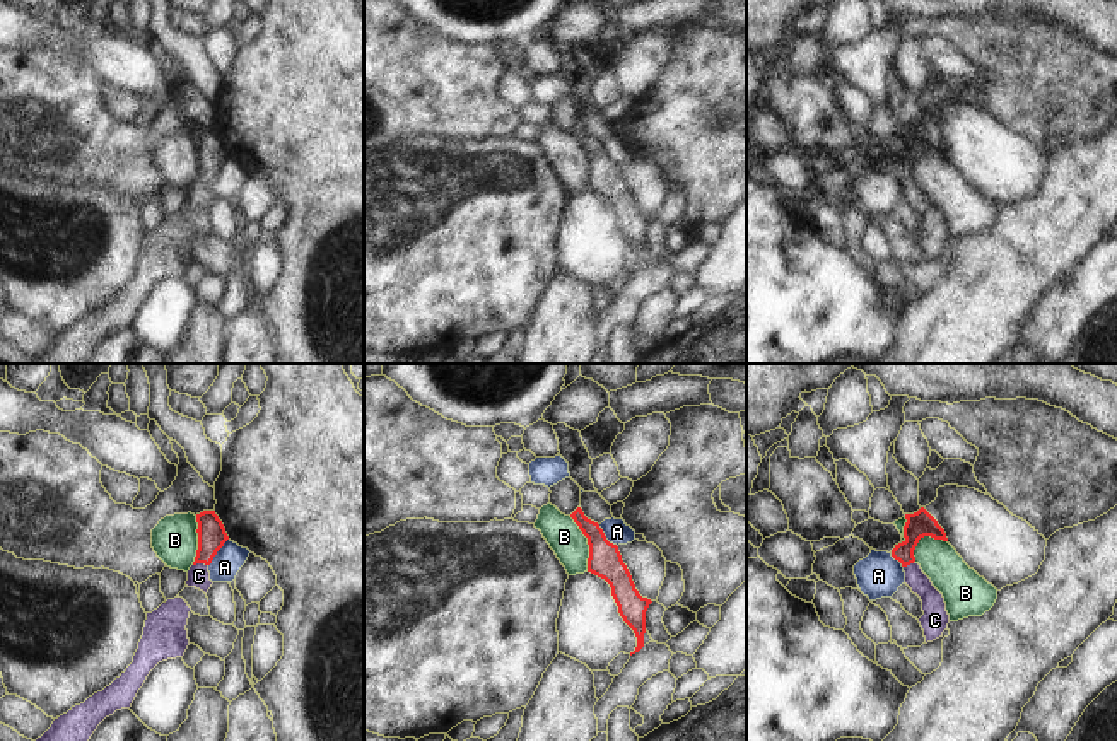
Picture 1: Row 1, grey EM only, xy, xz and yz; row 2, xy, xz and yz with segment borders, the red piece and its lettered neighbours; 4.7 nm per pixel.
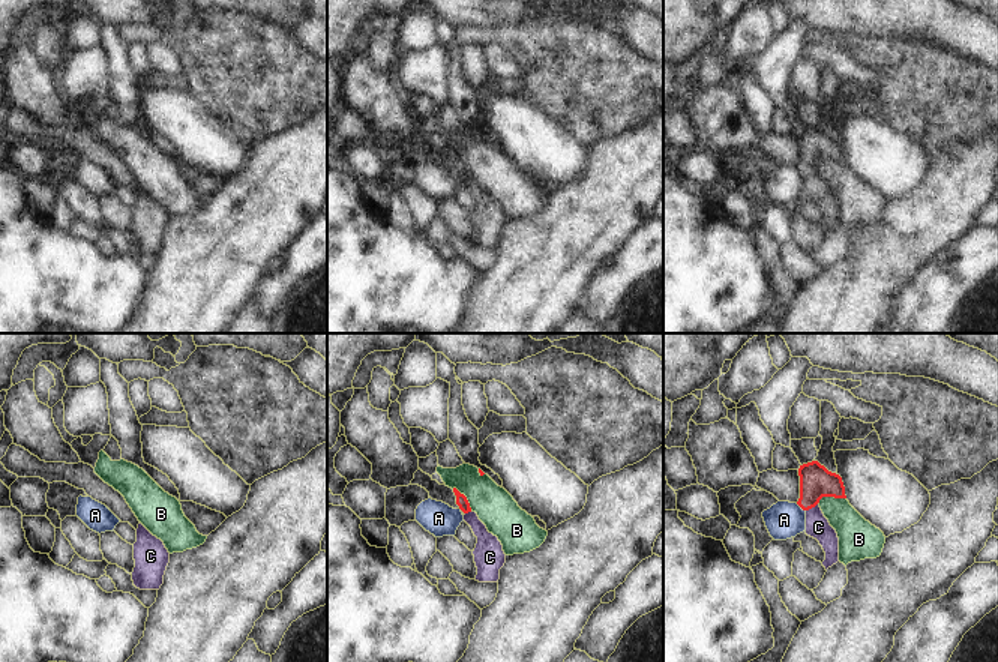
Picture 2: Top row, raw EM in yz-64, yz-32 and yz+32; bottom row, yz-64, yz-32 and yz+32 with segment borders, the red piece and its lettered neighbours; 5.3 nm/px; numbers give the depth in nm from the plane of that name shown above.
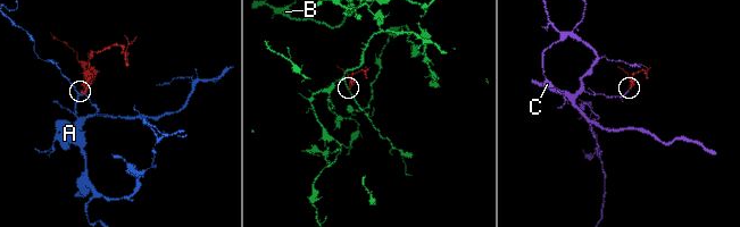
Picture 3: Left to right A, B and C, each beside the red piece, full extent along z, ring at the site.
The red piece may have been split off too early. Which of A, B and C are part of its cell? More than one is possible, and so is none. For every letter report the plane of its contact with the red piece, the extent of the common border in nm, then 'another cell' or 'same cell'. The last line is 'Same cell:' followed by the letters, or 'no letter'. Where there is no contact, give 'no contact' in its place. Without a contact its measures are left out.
A: xy | 160 nm | another cell
B: xz | 280 nm | another cell
C: xy | 70 nm | same cell
Same cell: C

